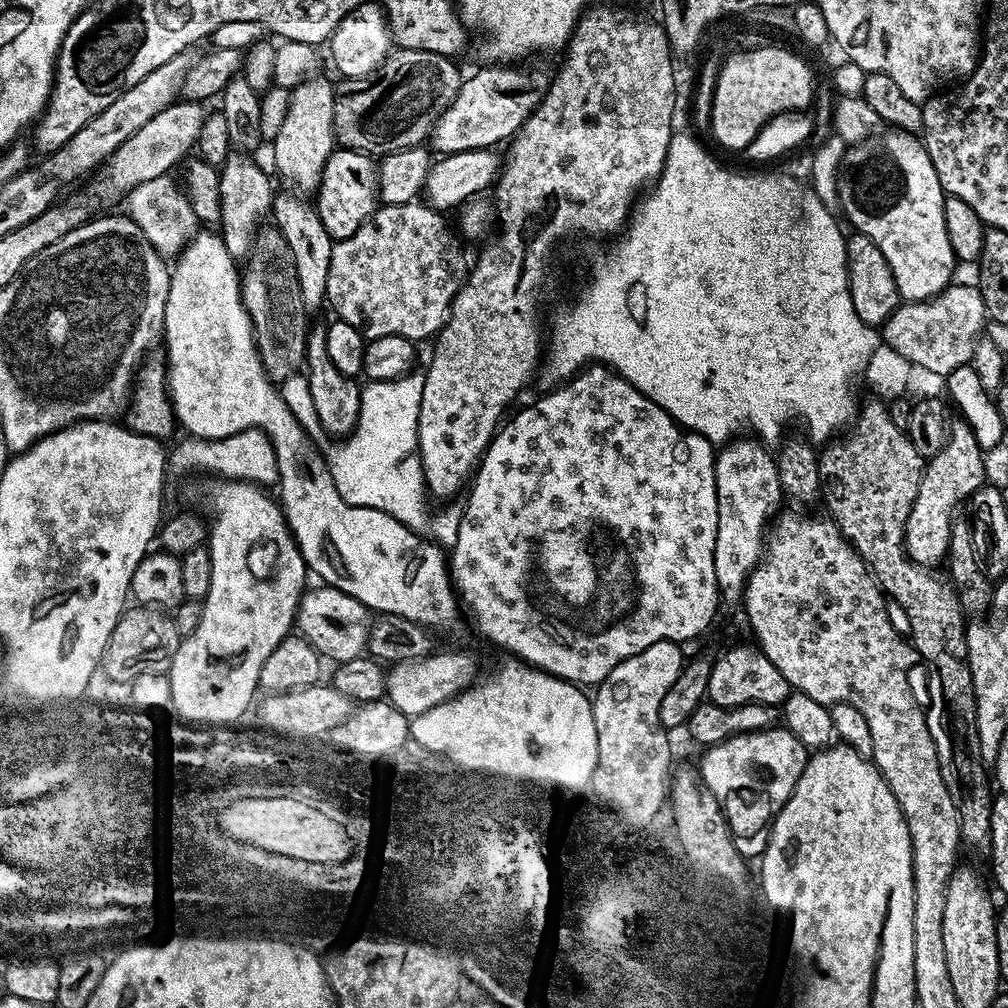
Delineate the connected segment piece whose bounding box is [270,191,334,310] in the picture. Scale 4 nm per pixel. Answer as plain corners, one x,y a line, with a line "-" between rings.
277,191
273,195
270,216
294,254
294,266
298,270
302,302
310,310
316,310
316,308
325,307
326,304
328,279
330,278
330,254
334,241
326,230
326,226
322,226
320,215
316,212
315,207
309,201
307,204
306,201
299,200
299,198
304,199
299,195
288,192

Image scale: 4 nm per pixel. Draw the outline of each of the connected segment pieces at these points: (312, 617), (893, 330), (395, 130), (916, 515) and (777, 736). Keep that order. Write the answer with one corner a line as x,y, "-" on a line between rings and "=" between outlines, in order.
309,587
296,609
295,627
299,635
312,644
321,657
343,662
365,655
370,629
370,610
358,598
337,588
=
952,283
940,295
927,301
911,301
903,303
897,308
894,315
882,326
882,338
885,345
896,350
900,356
910,361
913,367
930,372
936,372
947,377
958,366
969,364
982,342
982,330
987,323
985,302
979,288
960,286
=
400,48
393,51
376,72
360,79
345,79
344,89
336,92
334,102
334,124
336,144
341,148
352,148
380,158
390,152
406,150
423,145
431,137
432,127
458,98
462,75
457,61
450,56
434,54
426,50
=
965,422
953,423
944,449
927,461
918,498
904,531
904,546
914,563
936,566
947,557
954,523
952,511
967,496
968,499
975,497
976,491
985,487
984,456
985,449
976,441
972,427
=
783,726
763,728
760,732
744,732
742,735
731,736
720,744
711,745
708,752
700,760
698,771
700,777
710,786
714,798
718,798
721,810
724,811
724,819
728,822
728,829
732,831
732,838
736,842
736,849
745,858
755,857
761,851
763,845
768,842
770,825
782,806
790,798
798,778
808,765
809,749
794,738
794,734

